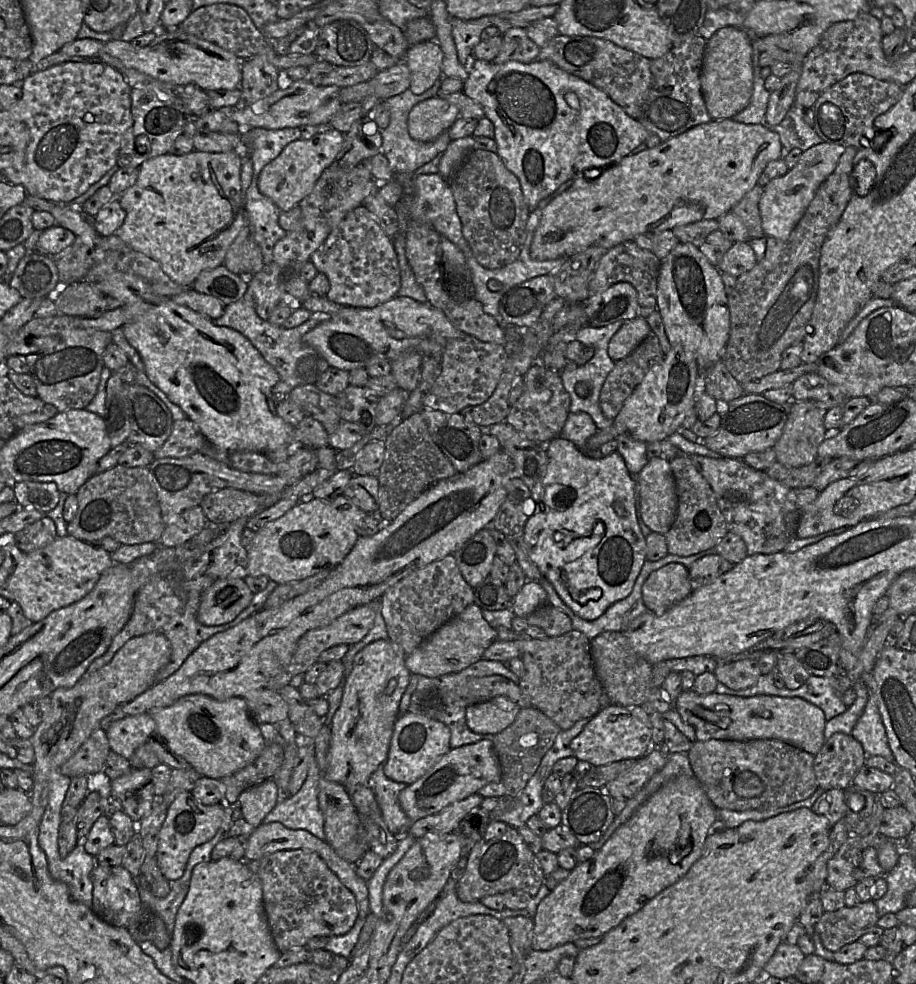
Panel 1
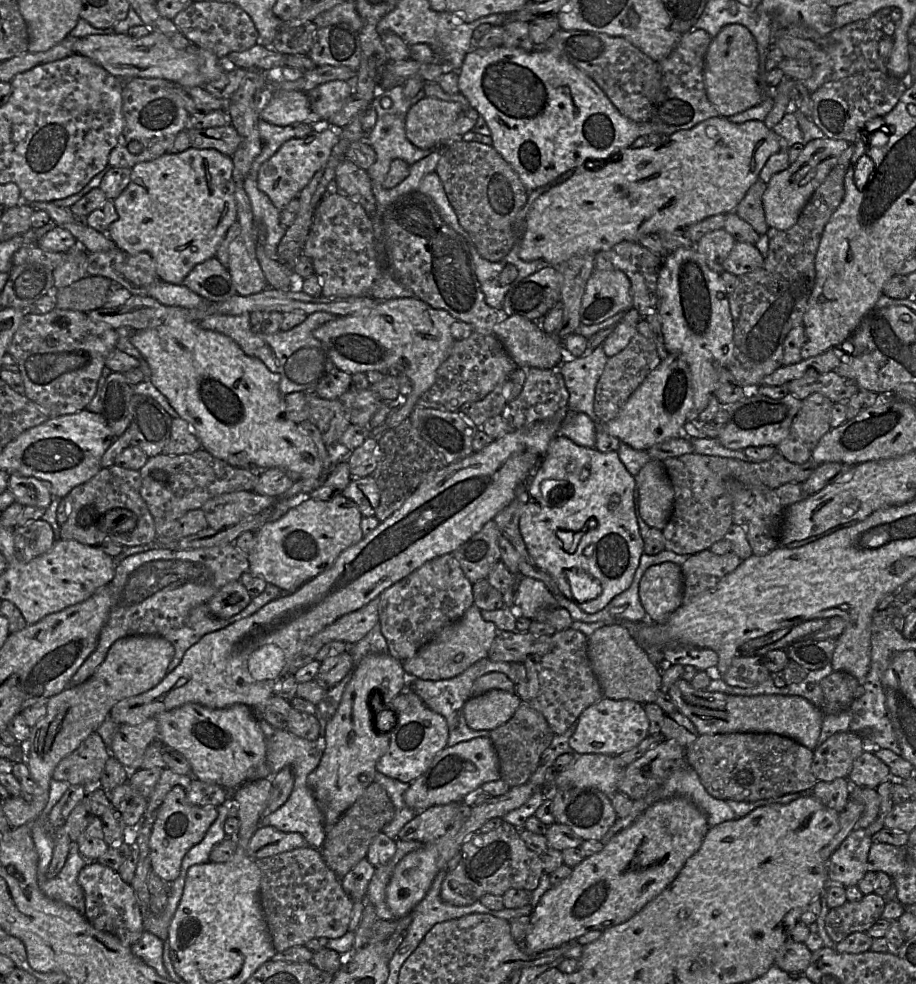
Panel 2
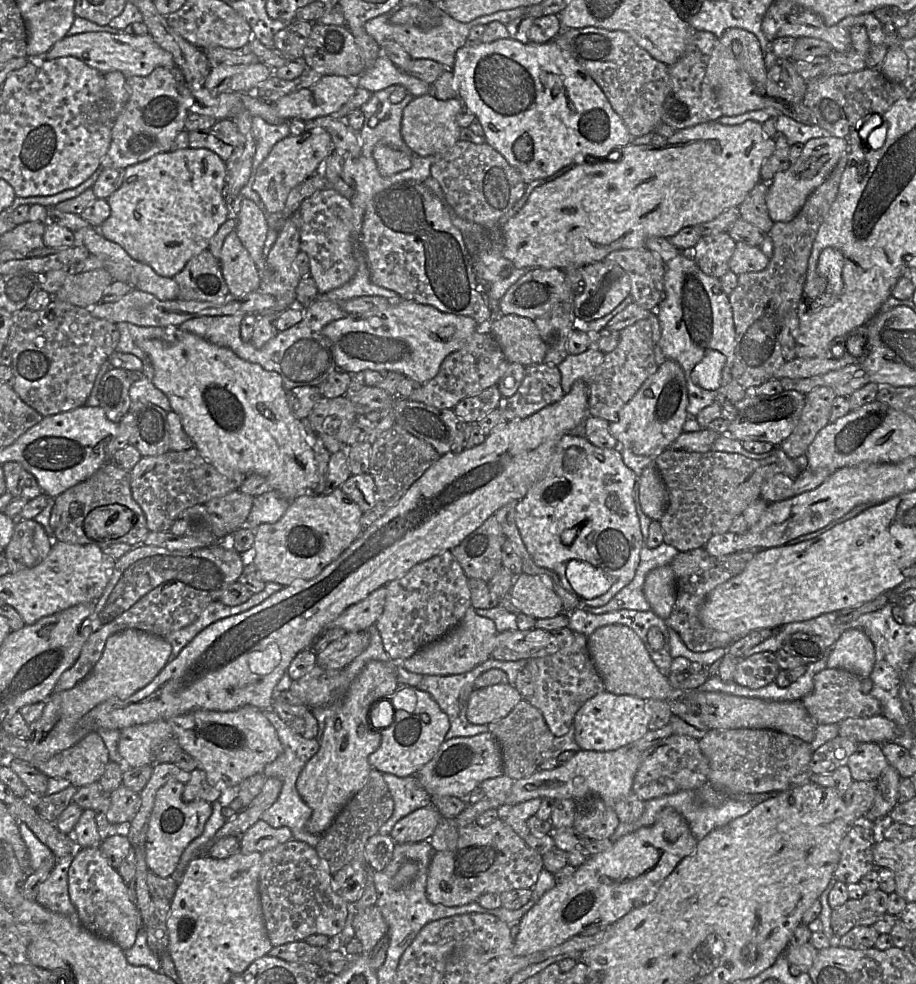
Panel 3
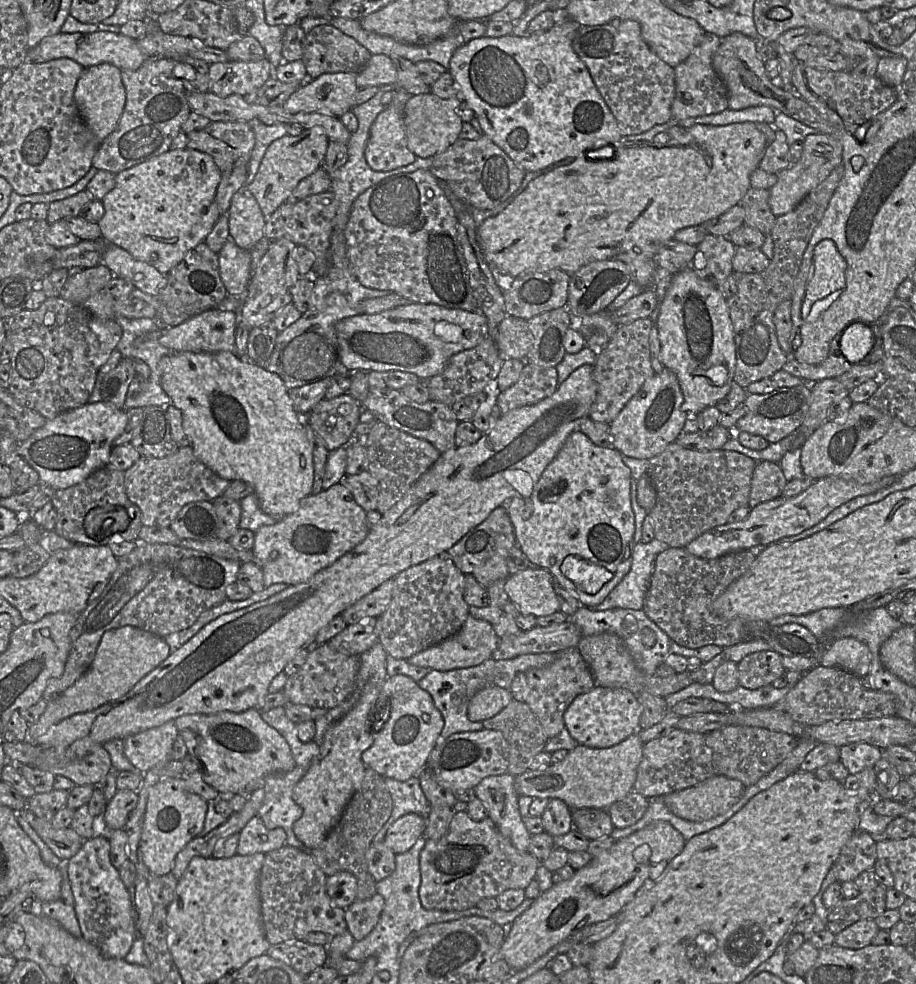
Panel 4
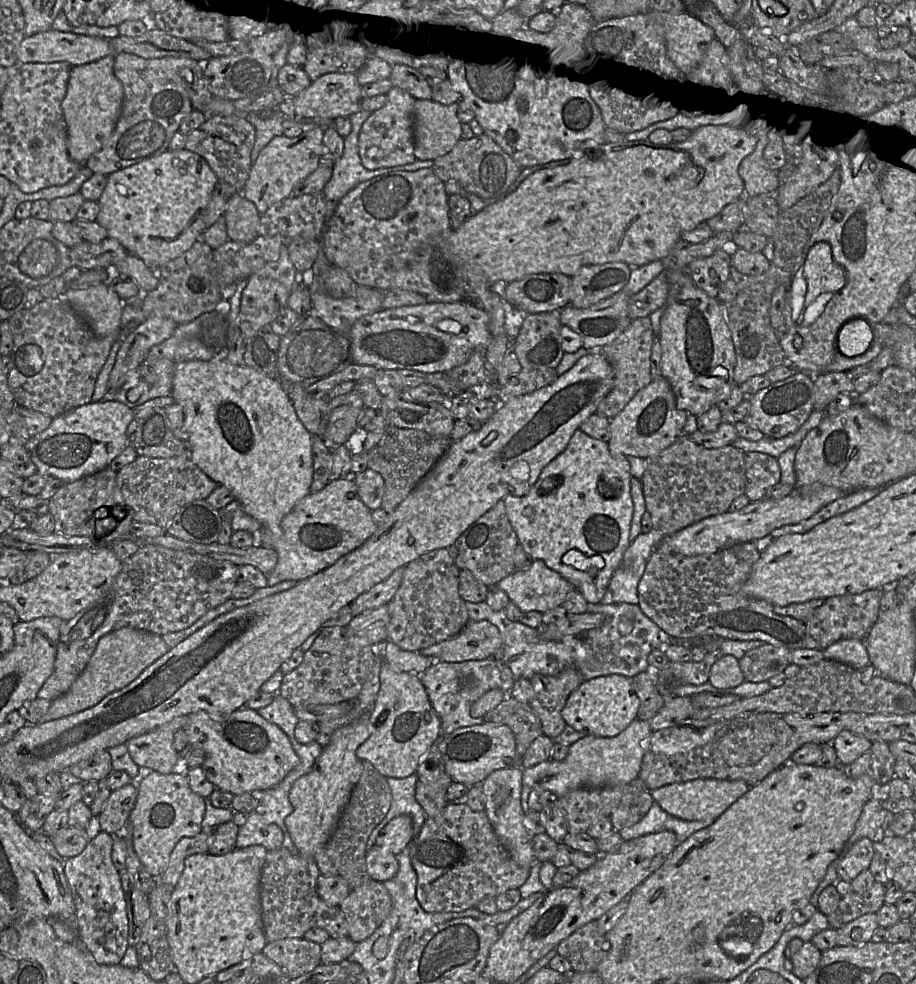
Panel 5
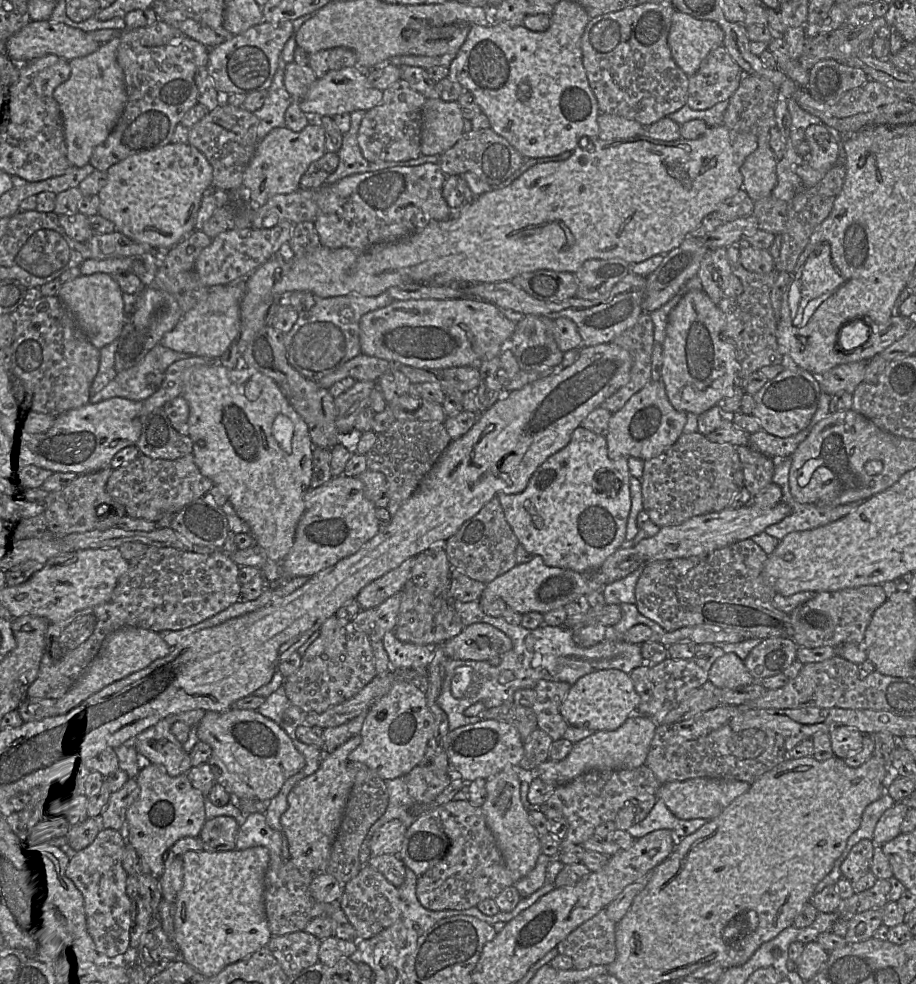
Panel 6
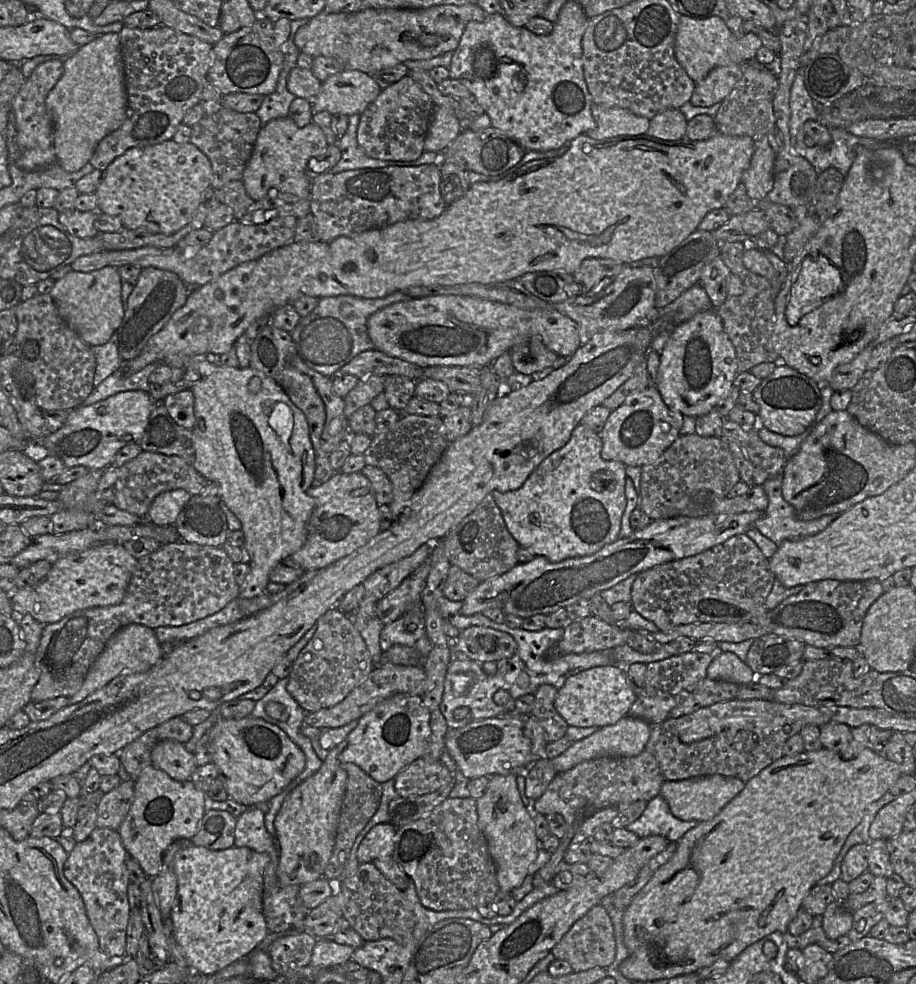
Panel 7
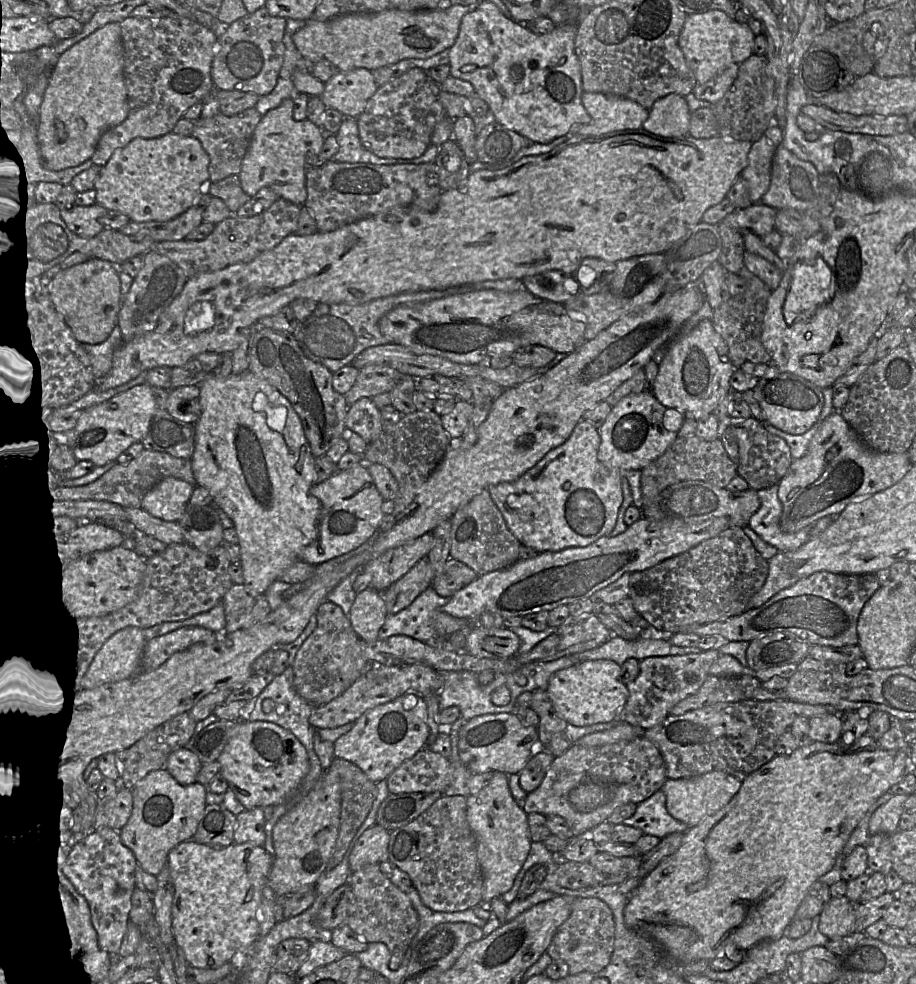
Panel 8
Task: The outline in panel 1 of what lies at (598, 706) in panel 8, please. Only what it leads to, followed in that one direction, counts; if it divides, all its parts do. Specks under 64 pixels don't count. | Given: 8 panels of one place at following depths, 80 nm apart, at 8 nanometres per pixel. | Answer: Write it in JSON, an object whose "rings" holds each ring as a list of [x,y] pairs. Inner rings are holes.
{"rings":[[[611,704],[590,718],[582,732],[570,743],[578,759],[575,772],[582,774],[590,767],[603,766],[625,759],[638,760],[657,748],[652,739],[652,725],[648,710],[642,706],[620,706]]]}

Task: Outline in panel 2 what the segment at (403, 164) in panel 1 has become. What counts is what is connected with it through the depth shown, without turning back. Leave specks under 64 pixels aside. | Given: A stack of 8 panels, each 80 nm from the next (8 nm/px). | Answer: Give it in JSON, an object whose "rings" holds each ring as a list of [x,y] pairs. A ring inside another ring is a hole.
{"rings":[[[395,85],[387,90],[379,90],[370,106],[376,110],[377,122],[370,132],[367,132],[366,141],[373,148],[376,154],[375,162],[367,169],[367,174],[371,179],[372,192],[379,205],[379,216],[382,225],[382,212],[393,201],[393,196],[388,196],[387,190],[382,183],[388,174],[391,162],[394,159],[404,160],[408,165],[413,165],[417,161],[431,154],[434,149],[420,149],[414,146],[406,137],[405,119],[408,110],[419,100],[426,97],[423,90],[420,90],[413,98],[407,98],[403,94],[403,85]]]}

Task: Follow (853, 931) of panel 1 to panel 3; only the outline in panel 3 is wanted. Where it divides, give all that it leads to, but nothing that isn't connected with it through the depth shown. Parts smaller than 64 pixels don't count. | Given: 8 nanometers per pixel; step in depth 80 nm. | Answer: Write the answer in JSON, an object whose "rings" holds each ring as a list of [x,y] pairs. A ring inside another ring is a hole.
{"rings":[[[877,889],[834,908],[830,916],[833,934],[840,938],[856,926],[874,925],[887,913],[888,898],[888,894]]]}

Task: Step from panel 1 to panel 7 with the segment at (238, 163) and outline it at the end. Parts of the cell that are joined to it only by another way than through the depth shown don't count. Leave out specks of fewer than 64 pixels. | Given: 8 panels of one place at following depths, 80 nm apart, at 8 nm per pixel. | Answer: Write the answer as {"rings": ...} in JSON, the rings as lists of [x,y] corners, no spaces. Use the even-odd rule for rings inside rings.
{"rings":[[[173,139],[152,146],[130,148],[110,163],[103,173],[95,191],[99,213],[119,217],[127,229],[146,229],[166,235],[177,232],[192,220],[212,182],[209,158],[194,144],[177,143]]]}

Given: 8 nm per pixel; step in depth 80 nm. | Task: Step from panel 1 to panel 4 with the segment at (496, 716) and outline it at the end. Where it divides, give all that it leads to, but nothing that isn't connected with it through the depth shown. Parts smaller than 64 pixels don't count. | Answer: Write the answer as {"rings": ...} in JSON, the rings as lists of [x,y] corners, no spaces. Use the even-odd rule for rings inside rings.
{"rings":[[[490,685],[479,690],[468,705],[468,718],[482,722],[500,713],[513,699],[510,689]]]}

